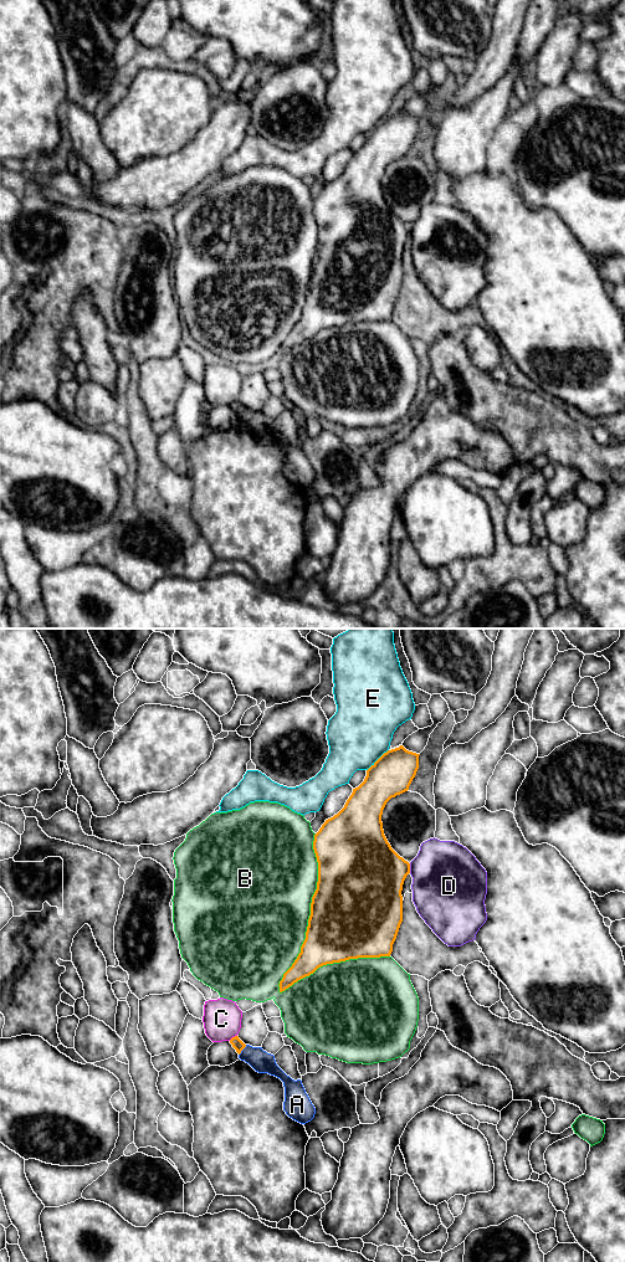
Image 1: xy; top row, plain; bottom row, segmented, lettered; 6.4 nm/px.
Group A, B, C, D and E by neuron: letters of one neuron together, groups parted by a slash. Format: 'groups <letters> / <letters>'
groups A / B / C / D / E

